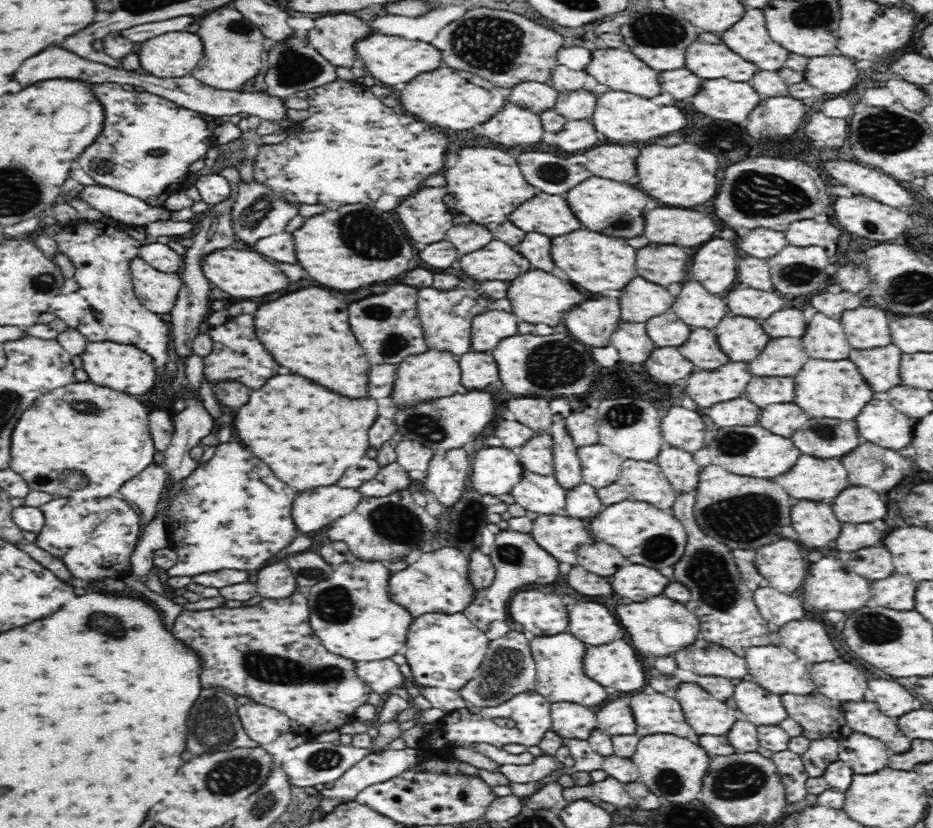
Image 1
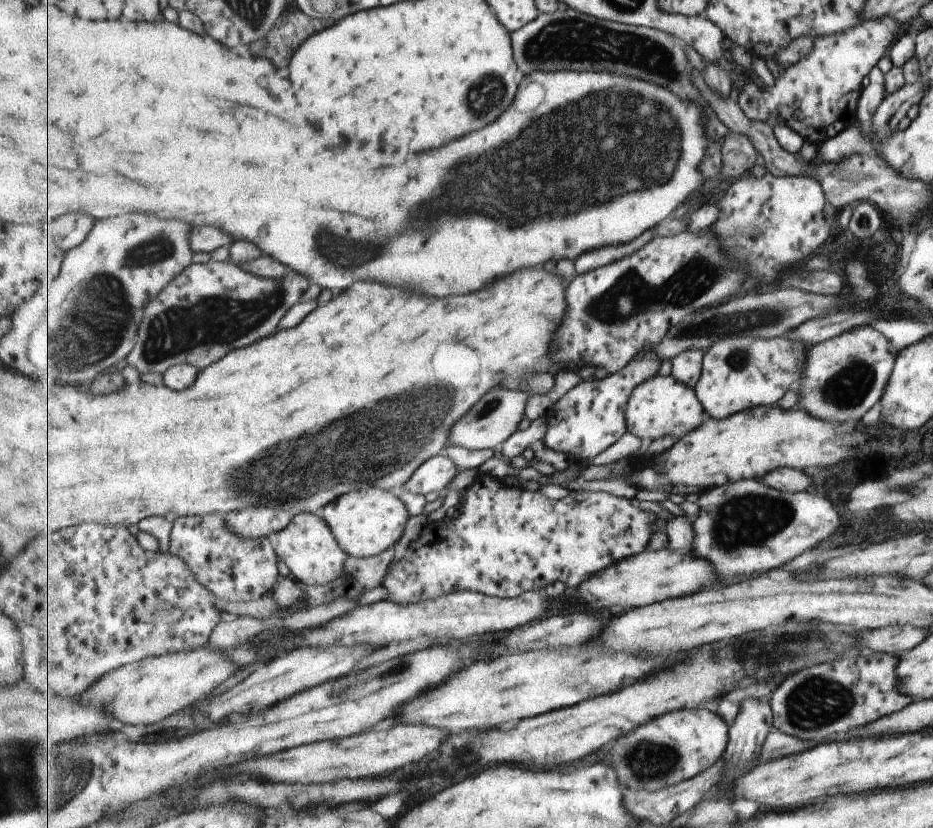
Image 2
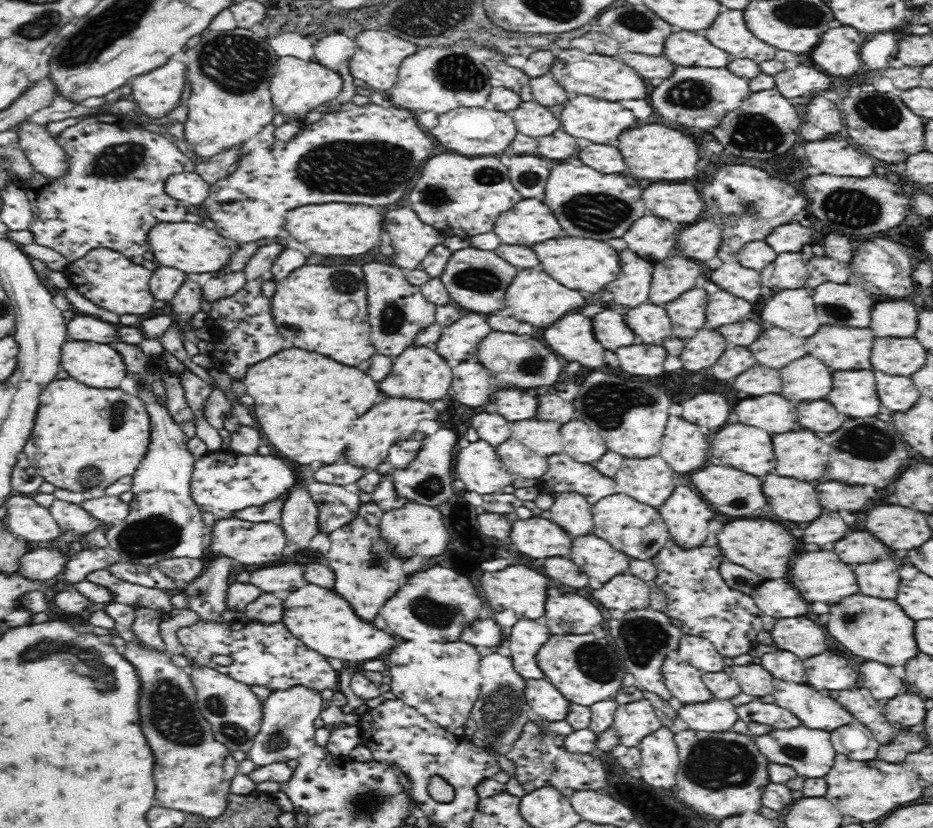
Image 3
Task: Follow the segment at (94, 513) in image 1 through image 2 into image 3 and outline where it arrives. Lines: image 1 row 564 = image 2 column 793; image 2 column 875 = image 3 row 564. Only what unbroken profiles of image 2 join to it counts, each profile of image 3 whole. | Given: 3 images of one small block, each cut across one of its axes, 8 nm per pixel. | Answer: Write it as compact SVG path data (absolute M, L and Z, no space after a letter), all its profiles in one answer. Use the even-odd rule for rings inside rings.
M31 547L30 551L19 559L19 567L15 573L32 582L49 582L56 579L63 572L62 569L65 561L68 562L69 560L69 558L63 559L56 551L52 551L52 549L42 549L40 547Z

